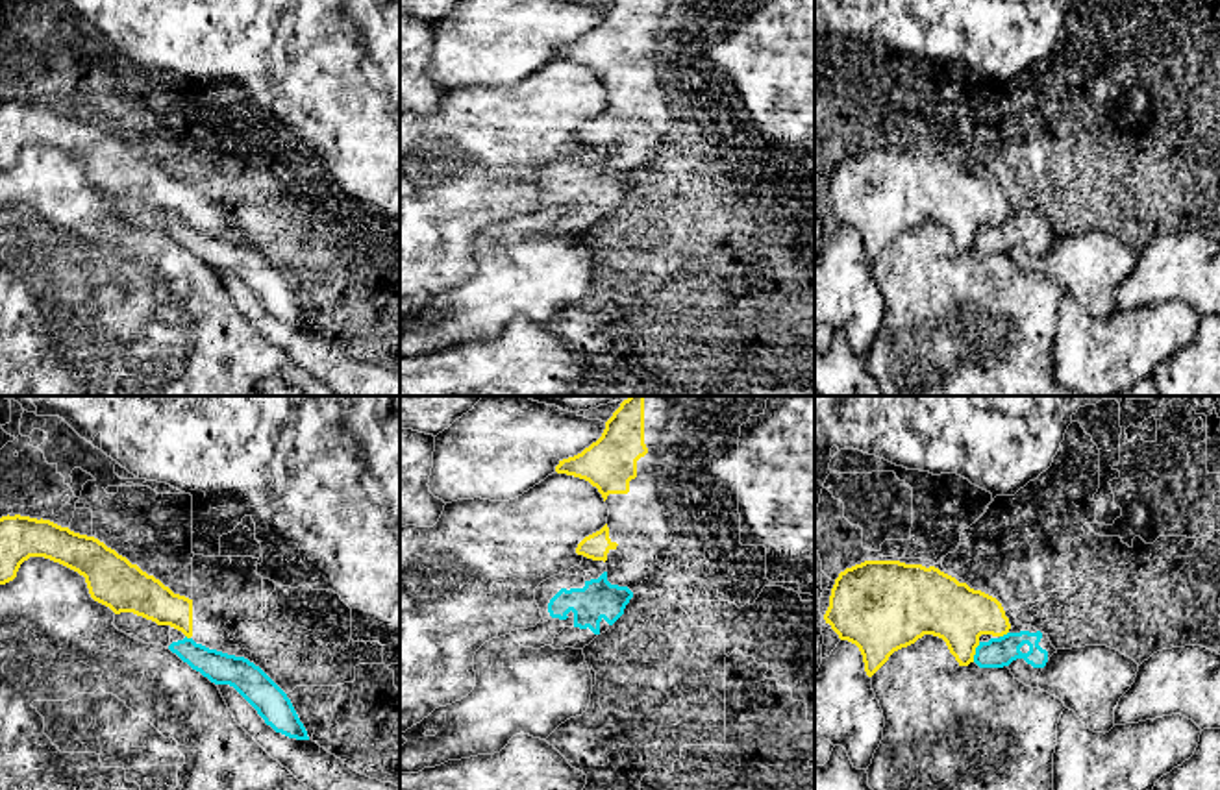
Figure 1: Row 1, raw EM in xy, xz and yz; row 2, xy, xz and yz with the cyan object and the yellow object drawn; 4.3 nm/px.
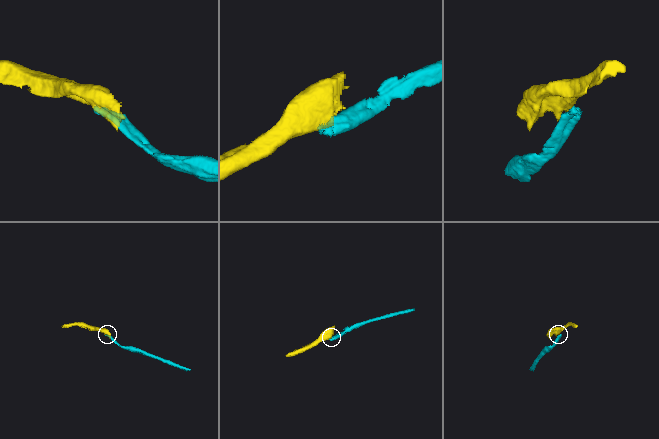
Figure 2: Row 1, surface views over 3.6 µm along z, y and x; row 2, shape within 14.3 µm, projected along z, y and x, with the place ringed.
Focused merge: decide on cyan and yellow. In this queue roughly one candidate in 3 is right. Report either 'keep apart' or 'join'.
keep apart

